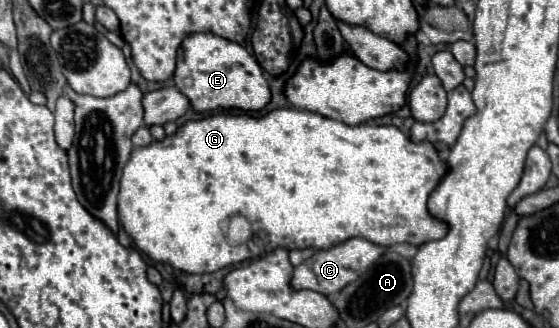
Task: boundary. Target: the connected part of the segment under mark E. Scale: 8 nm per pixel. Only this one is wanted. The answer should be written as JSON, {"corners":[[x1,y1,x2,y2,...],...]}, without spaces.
{"corners":[[190,34,180,48,174,84,190,100,194,112,244,110,258,112,270,102,270,86,264,70,252,54,236,42,214,34]]}

